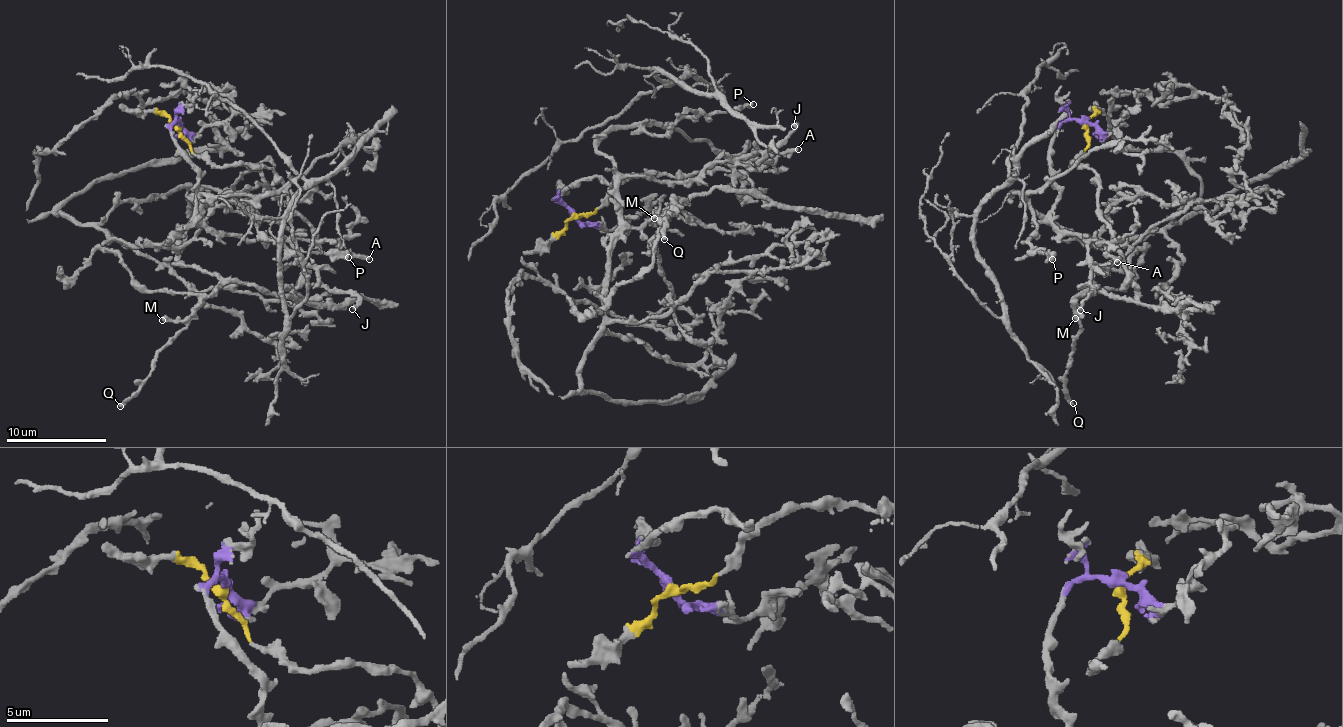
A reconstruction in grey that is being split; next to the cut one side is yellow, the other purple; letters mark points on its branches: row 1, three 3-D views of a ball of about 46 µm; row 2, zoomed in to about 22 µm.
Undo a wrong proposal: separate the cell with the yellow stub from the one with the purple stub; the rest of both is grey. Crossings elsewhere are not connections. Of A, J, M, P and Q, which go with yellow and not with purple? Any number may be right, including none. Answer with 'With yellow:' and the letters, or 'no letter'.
With yellow: M, Q

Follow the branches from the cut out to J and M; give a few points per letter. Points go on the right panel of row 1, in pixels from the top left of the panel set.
J: (1083, 125), (1068, 120), (1058, 127), (1049, 171), (1058, 191), (1053, 221), (1090, 240), (1094, 286), (1081, 310)
M: (1085, 125), (1086, 148), (1072, 166), (1091, 167), (1112, 246), (1137, 293), (1135, 301), (1089, 282), (1075, 318)

